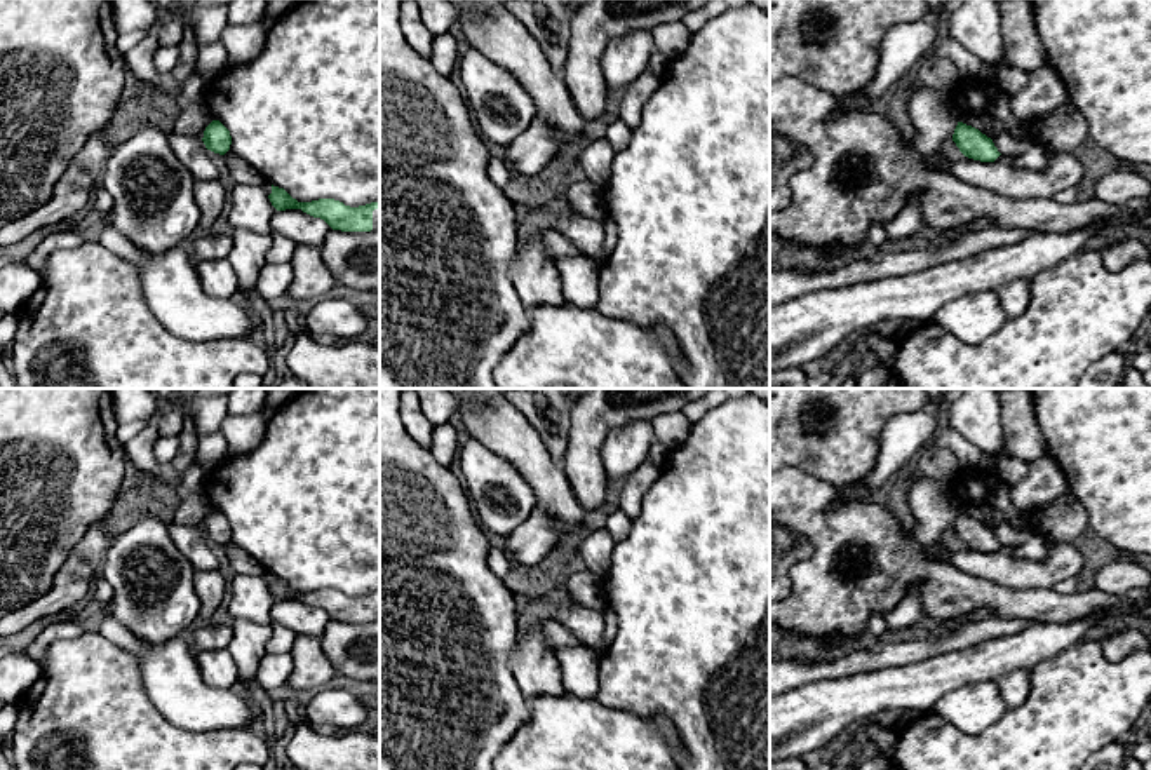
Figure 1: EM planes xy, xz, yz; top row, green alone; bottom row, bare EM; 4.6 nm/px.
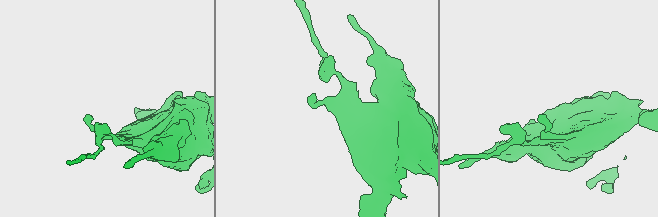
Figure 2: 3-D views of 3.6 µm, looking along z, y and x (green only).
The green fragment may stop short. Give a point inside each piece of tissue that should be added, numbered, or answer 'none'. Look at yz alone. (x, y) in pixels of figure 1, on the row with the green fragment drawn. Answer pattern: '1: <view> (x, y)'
none

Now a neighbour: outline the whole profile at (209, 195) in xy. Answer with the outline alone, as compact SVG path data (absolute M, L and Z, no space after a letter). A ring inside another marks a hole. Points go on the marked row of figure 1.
M219 179L195 181L193 199L200 211L197 230L205 233L225 209L228 200L226 190Z

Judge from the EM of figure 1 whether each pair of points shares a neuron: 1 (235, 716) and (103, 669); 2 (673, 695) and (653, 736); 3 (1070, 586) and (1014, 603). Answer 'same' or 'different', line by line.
1: different
2: different
3: different

